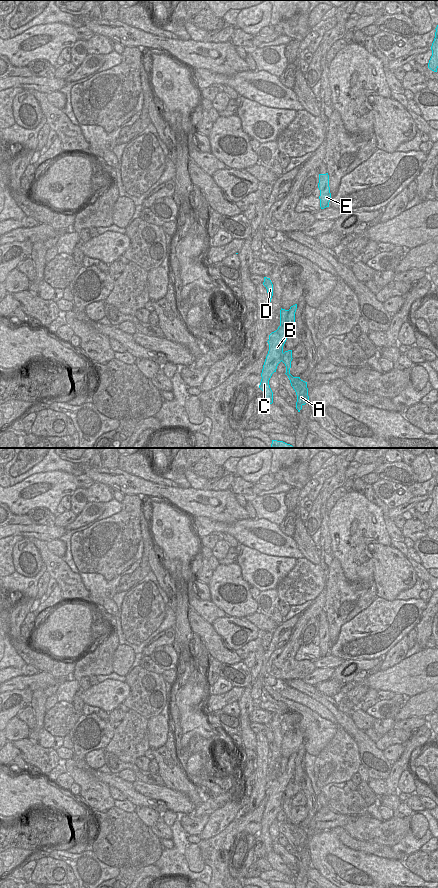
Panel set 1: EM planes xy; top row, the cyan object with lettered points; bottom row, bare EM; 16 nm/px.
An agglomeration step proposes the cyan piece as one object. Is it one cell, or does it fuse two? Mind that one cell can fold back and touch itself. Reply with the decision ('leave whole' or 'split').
split

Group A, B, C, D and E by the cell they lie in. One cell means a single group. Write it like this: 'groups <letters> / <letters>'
groups A D / B C E

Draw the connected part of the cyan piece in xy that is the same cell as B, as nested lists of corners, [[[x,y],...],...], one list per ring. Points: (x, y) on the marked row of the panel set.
[[[297,304],[290,307],[288,321],[283,326],[280,324],[278,329],[269,335],[269,340],[267,341],[269,351],[263,365],[261,373],[262,379],[259,385],[259,388],[264,393],[267,406],[273,403],[273,392],[270,388],[269,380],[272,374],[276,372],[278,364],[282,361],[283,346],[287,337],[294,329],[296,309]]]

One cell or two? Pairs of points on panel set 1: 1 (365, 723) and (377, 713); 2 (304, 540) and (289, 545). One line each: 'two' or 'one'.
1: two
2: two

